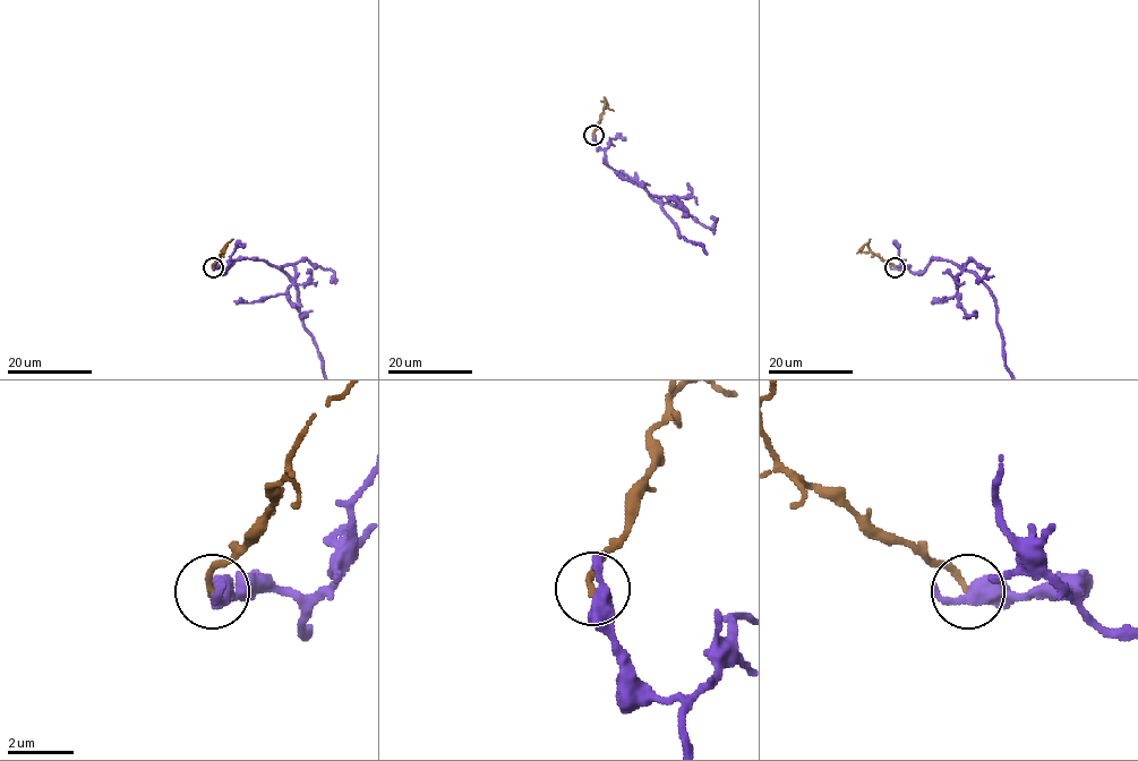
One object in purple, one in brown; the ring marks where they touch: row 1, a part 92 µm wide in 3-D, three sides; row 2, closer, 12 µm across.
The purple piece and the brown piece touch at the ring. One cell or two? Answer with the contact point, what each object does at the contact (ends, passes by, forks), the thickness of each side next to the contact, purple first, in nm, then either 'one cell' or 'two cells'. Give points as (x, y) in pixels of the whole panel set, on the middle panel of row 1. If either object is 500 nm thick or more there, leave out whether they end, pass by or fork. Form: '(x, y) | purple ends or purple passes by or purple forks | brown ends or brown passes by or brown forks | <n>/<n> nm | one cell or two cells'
(593, 135) | purple passes by | brown ends | 440/190 nm | two cells

